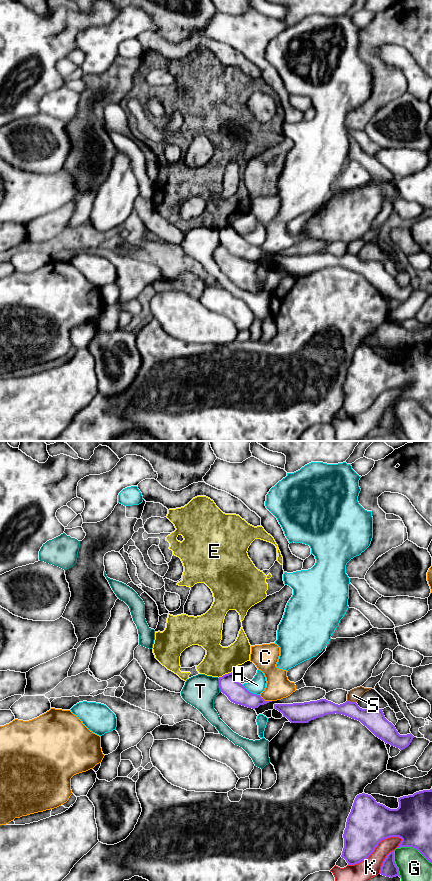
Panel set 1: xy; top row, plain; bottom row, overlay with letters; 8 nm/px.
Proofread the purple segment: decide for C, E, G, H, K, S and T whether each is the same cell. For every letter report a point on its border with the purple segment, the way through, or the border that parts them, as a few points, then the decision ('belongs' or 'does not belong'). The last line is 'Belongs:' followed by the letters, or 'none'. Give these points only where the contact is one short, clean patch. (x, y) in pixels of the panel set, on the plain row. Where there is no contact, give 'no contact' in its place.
C: meets purple in xy at (264, 252); border along xy (259, 247), (265, 252), (271, 253); does not belong
E: meets purple in xy at (225, 226); border along xy (232, 223), (218, 229); does not belong
G: meets purple in xy at (414, 399); does not belong
H: meets purple in xy at (250, 244); does not belong
K: meets purple in xy at (375, 399); does not belong
S: meets purple in xy at (351, 254); does not belong
T: meets purple in xy at (219, 237); does not belong
Belongs: none

